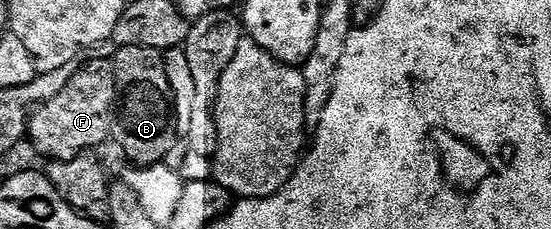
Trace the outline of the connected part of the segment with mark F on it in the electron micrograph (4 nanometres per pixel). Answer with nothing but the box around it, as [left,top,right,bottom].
[27,58,117,161]

